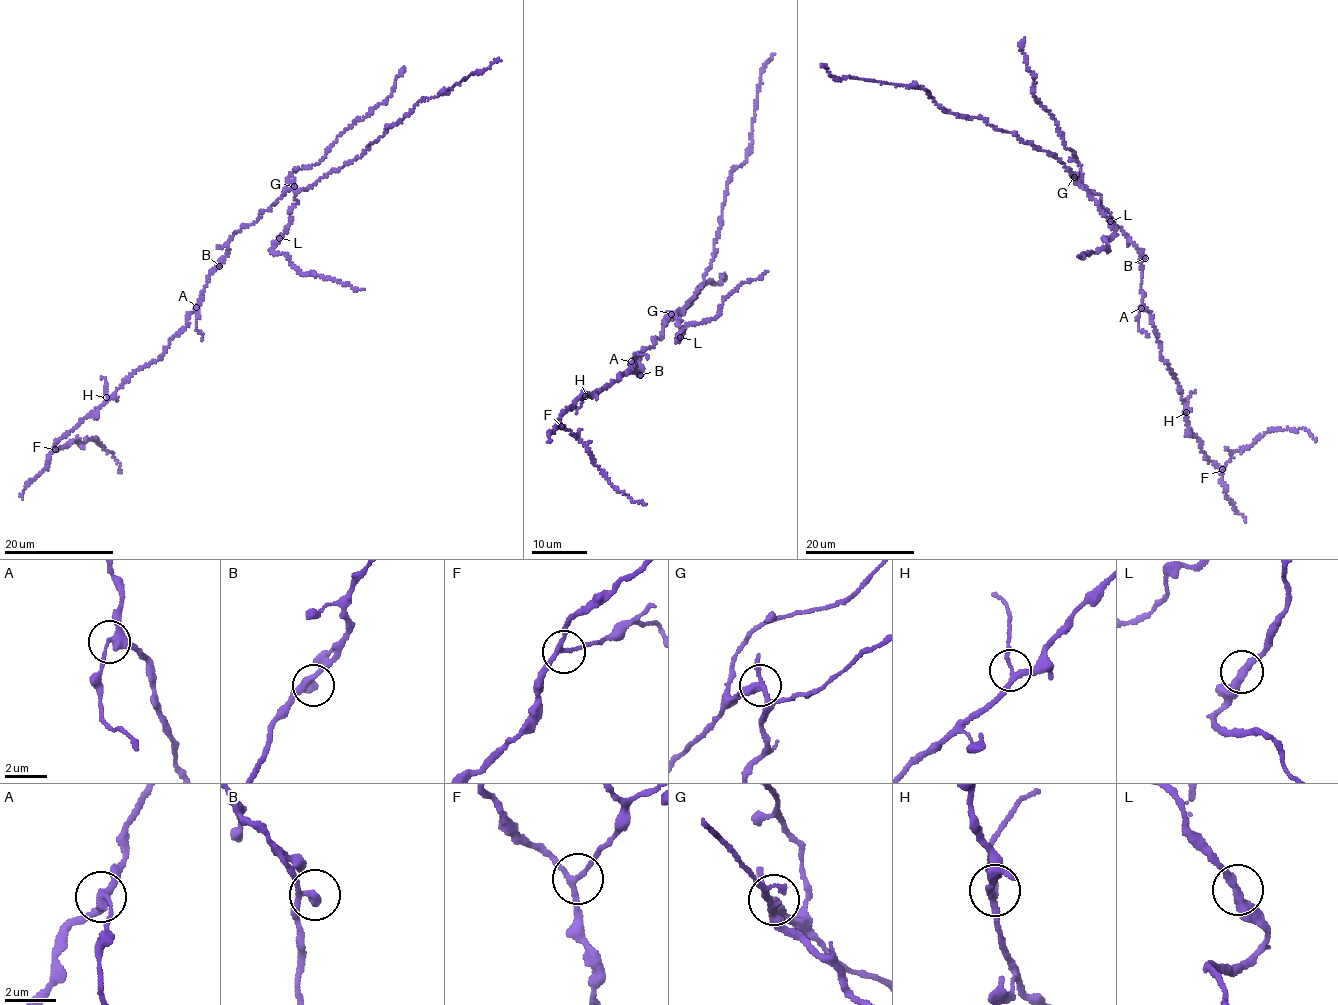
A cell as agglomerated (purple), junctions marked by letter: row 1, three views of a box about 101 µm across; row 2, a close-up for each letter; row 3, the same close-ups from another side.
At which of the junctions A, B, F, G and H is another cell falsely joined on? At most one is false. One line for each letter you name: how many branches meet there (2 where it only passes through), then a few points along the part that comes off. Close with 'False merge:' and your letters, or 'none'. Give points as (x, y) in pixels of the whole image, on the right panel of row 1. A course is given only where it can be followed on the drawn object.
G: 4 | (1075, 176), (1056, 155), (1032, 142), (996, 130), (982, 118), (944, 111), (923, 88), (836, 78), (822, 65)
False merge: G

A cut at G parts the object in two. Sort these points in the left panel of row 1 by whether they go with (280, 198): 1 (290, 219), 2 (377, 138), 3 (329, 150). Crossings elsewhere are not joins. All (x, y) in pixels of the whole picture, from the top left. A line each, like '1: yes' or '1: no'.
1: no
2: no
3: yes

